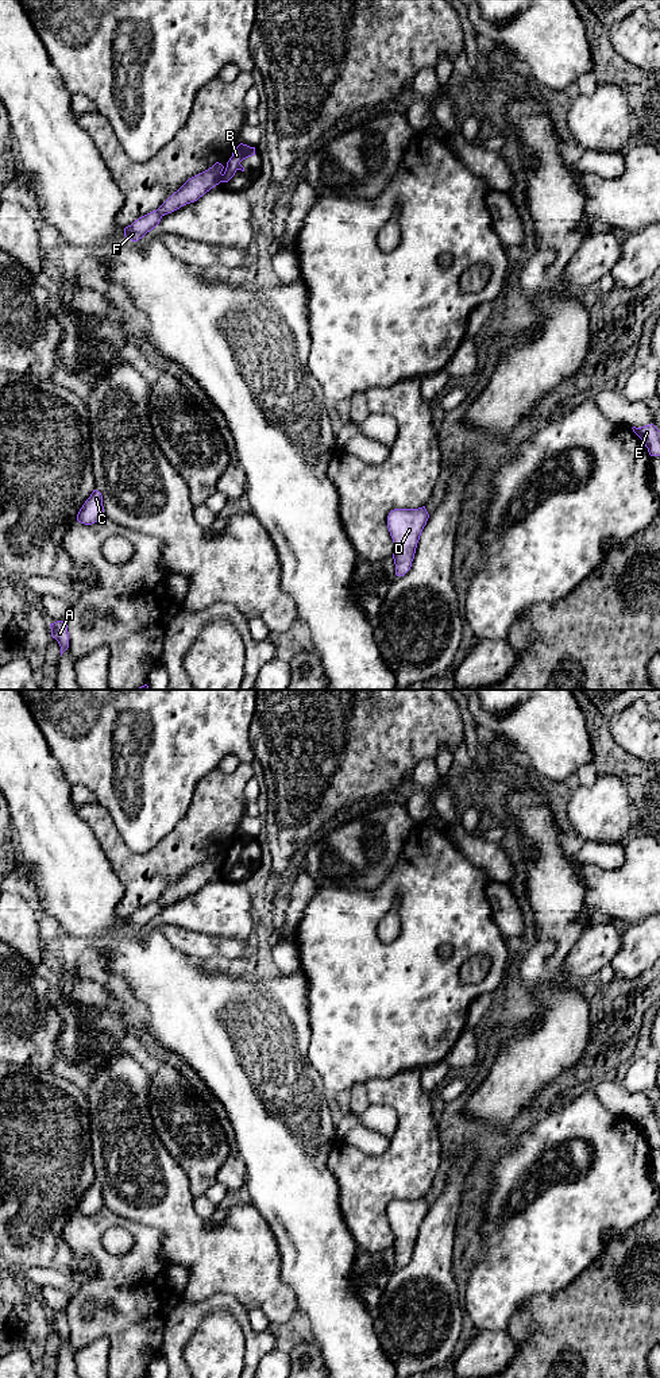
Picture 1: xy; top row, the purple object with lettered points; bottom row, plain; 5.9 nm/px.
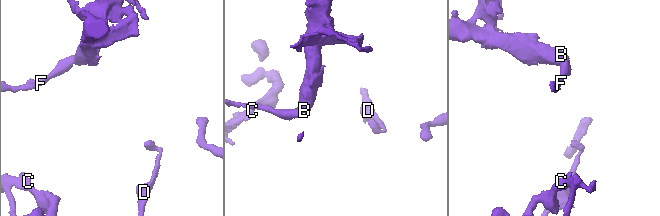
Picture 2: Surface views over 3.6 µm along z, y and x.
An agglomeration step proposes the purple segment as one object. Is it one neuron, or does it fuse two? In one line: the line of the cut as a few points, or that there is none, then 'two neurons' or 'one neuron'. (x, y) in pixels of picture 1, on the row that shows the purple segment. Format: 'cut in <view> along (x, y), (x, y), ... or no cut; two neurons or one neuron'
cut in xy along (223, 174), (220, 181); two neurons

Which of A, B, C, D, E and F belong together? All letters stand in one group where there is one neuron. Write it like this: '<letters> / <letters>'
A C D F / B E

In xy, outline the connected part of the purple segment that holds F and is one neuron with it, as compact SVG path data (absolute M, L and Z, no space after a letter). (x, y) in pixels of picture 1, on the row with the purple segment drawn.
M216 162L208 170L189 178L157 211L139 217L131 225L126 227L124 236L128 240L138 242L147 232L154 229L165 215L171 213L186 204L197 201L207 192L221 182L223 169L224 166Z

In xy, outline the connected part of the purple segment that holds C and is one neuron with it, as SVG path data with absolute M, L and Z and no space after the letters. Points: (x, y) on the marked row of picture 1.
M93 490L77 514L77 521L85 525L92 525L105 516L103 506L103 495Z

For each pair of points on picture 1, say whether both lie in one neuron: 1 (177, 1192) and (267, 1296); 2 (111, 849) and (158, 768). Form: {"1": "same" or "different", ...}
{"1": "same", "2": "different"}

